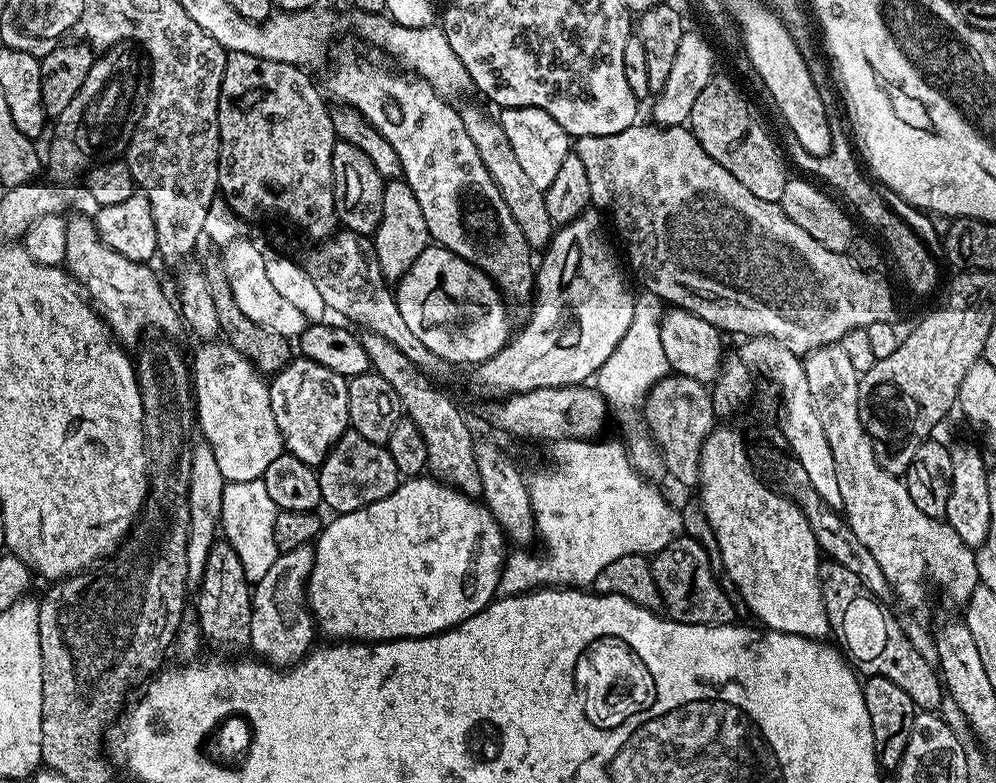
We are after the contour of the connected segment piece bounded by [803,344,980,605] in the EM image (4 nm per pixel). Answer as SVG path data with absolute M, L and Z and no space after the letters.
M827 344L824 348L819 348L808 353L803 357L804 369L806 370L806 383L810 386L810 395L814 402L814 410L818 412L819 421L826 432L826 439L830 444L830 451L834 456L835 476L838 477L839 493L842 494L842 512L846 517L848 525L854 530L854 534L858 534L858 539L862 541L862 546L866 546L866 550L870 550L870 554L874 554L874 559L878 561L878 566L882 566L882 574L886 574L886 582L890 582L895 599L901 600L904 604L920 604L928 596L928 587L933 584L942 595L954 603L963 605L974 594L974 590L980 584L980 565L978 556L973 549L966 546L966 542L962 542L962 538L958 538L958 534L954 534L954 530L944 520L935 520L930 518L928 514L922 514L922 510L918 510L918 506L914 506L914 498L910 498L910 490L907 483L899 476L892 476L886 470L882 470L878 466L878 458L874 458L874 446L870 442L870 438L866 434L866 430L862 426L862 418L858 418L858 386L860 385L861 373L854 370L854 365L850 362L850 358L846 354L846 350L842 350L839 344Z

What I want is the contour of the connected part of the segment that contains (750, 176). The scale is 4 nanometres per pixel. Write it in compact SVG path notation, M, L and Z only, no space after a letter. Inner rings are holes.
M716 74L710 82L706 82L694 102L688 124L702 150L706 150L706 154L710 154L718 166L734 174L734 178L738 178L738 182L742 182L742 186L754 194L754 198L780 203L782 190L786 190L786 182L790 179L790 172L784 169L785 157L774 136L772 141L771 134L756 121L747 98L730 77Z

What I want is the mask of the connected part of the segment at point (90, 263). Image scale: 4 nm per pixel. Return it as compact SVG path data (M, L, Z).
M84 216L68 220L64 264L121 345L135 345L145 335L143 332L147 328L153 328L156 334L176 334L172 332L182 328L182 317L173 297L171 300L164 293L159 278L148 269L149 265L122 258L118 250L110 250L110 246L102 242L95 223L89 217L88 220Z

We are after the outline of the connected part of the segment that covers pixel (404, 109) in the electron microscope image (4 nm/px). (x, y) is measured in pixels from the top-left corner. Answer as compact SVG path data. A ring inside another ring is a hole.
M348 56L333 66L322 88L329 101L336 100L332 102L358 110L358 114L362 114L362 118L366 118L366 122L370 122L370 126L374 126L374 130L394 146L403 179L407 180L410 190L414 190L418 206L422 206L422 218L426 218L429 237L439 247L458 254L458 258L485 272L499 288L501 296L527 305L534 296L533 249L529 248L522 234L522 226L514 222L514 214L510 214L498 186L490 178L490 172L482 166L482 158L478 158L478 150L474 142L470 142L466 126L462 126L460 108L438 95L420 77L395 71L391 72L380 64L371 64L360 56Z

